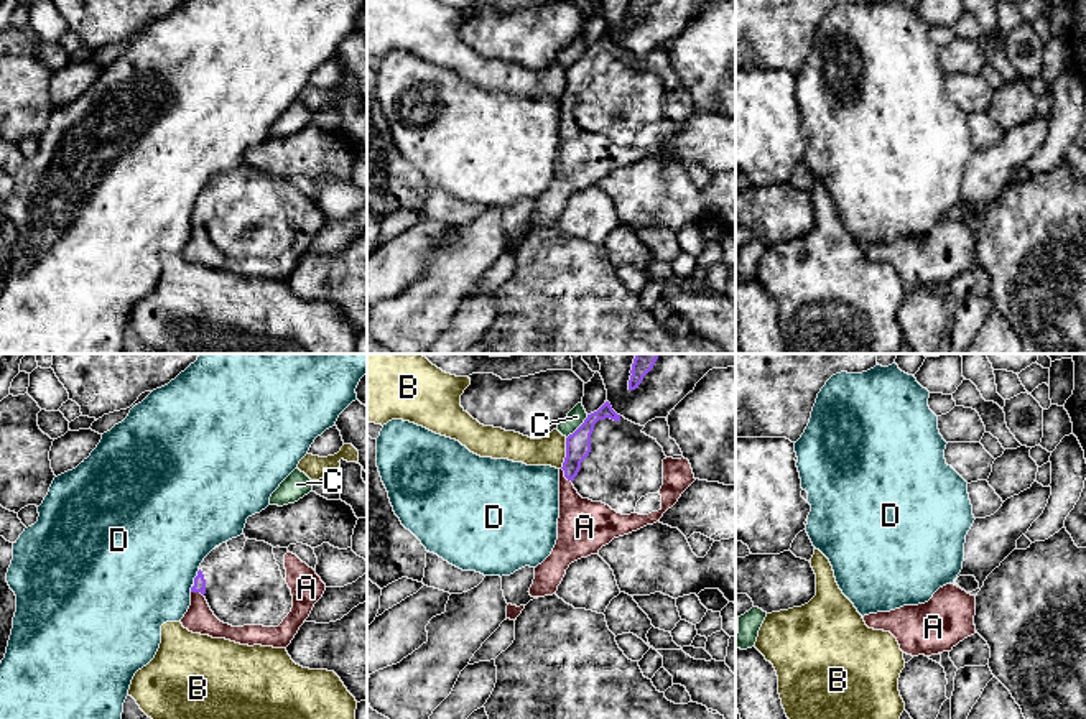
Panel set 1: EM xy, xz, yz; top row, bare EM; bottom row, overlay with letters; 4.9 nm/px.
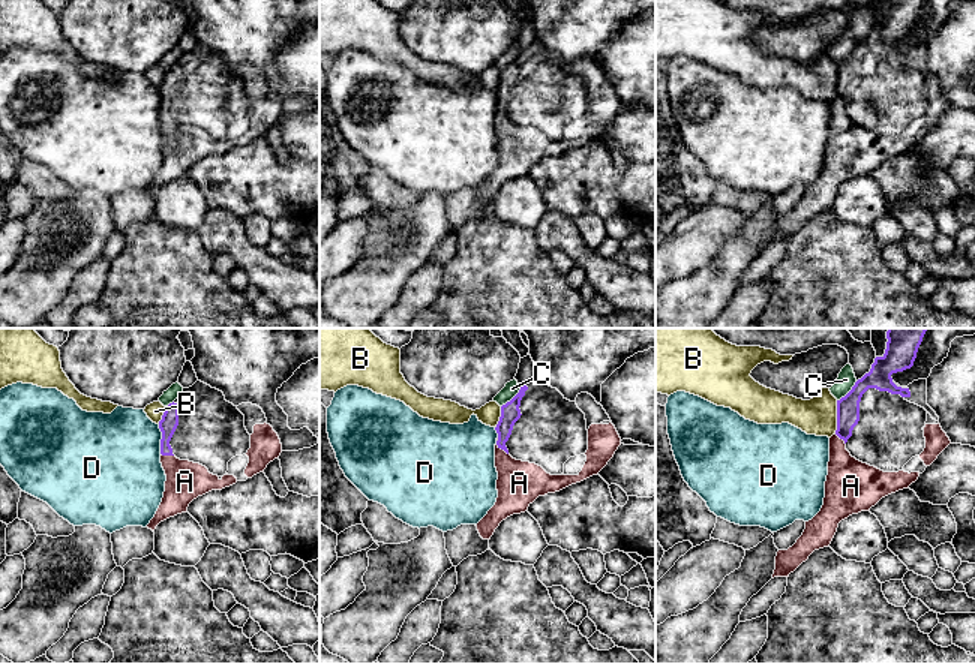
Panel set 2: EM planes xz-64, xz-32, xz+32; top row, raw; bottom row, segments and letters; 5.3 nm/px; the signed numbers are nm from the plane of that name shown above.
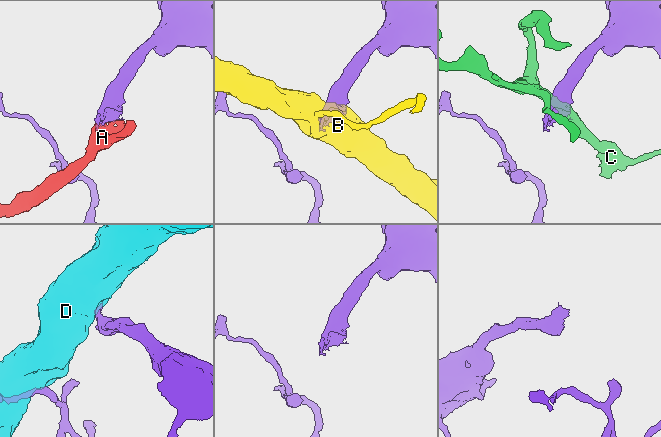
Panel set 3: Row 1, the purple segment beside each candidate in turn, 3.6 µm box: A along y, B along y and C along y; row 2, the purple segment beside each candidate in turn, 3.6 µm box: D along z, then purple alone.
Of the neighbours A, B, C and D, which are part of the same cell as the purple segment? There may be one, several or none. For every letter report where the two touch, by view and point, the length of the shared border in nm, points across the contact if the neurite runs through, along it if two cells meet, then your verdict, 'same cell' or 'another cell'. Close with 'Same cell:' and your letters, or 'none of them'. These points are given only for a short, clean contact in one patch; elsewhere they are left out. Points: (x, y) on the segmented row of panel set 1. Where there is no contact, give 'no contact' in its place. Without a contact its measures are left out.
A: meets purple in xz at (565, 476); contact 90 nm long; same cell
B: meets purple in xz at (566, 453); contact 160 nm long; another cell
C: meets purple in xz at (580, 426); contact 160 nm long; another cell
D: meets purple in xy at (196, 576); contact 80 nm long; another cell
Same cell: A

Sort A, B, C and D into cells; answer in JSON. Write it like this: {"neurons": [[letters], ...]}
{"neurons": [["A"], ["B"], ["C"], ["D"]]}

